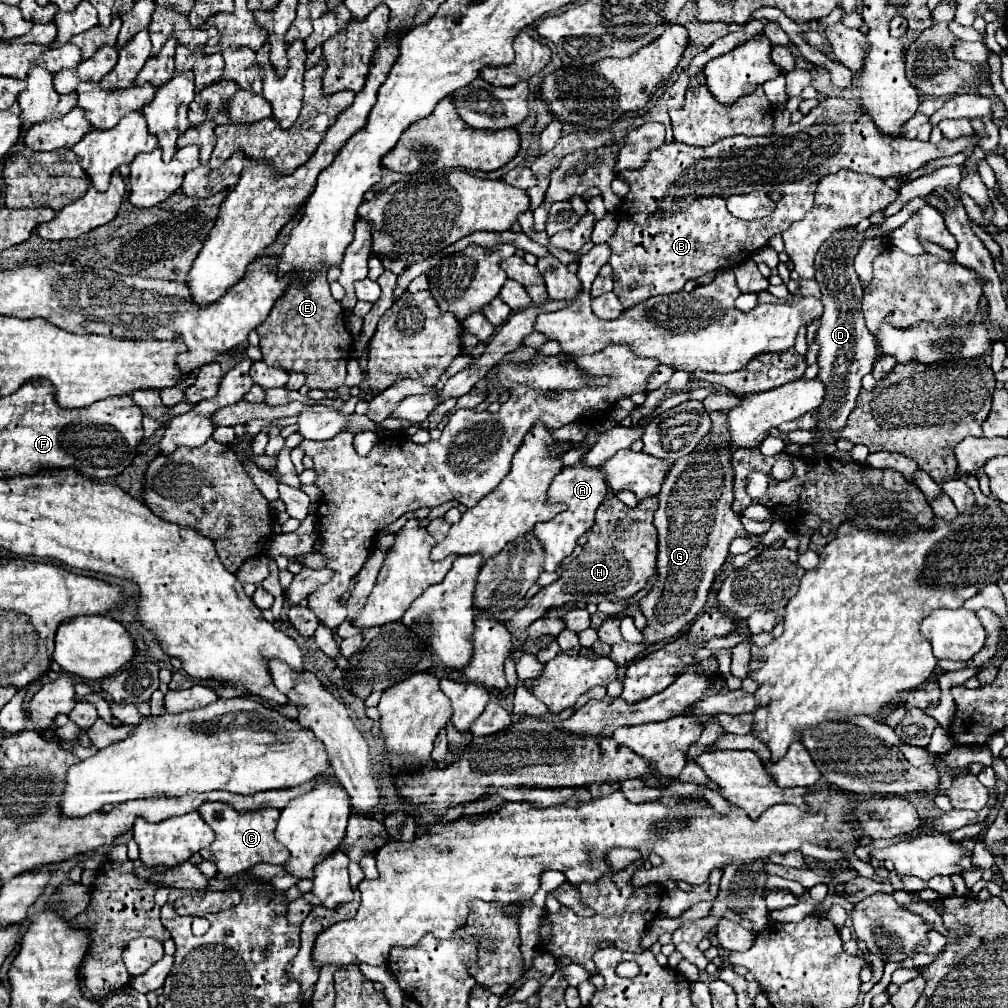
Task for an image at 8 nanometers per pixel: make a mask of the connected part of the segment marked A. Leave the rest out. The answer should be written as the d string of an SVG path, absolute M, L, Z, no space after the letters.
M581 464L563 468L551 482L547 492L547 502L561 502L565 504L565 510L559 512L555 518L541 522L533 528L533 536L541 542L545 558L543 558L543 570L555 572L559 564L573 552L577 538L585 534L585 530L595 520L595 510L601 506L603 498L607 494L607 486L603 486L603 474L599 474L599 468L587 468Z

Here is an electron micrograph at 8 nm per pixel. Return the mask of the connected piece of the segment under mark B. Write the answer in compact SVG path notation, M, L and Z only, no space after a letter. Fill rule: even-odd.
M825 98L801 122L789 124L783 132L767 138L729 136L717 140L707 148L695 148L677 142L663 144L661 148L651 152L647 166L639 170L625 170L623 174L619 174L619 178L631 184L631 190L619 204L617 210L619 228L609 238L611 244L609 264L613 266L613 282L615 282L613 292L619 296L623 308L631 308L639 304L643 298L679 292L687 280L691 278L695 280L701 274L735 268L737 264L747 260L753 252L767 246L775 234L781 234L811 210L815 186L827 174L835 174L843 168L873 174L877 178L911 174L929 160L957 154L959 150L963 150L963 146L967 146L967 142L951 142L943 138L939 144L931 144L883 134L875 126L875 122L867 118L865 112L859 110L857 100L845 100L845 98ZM747 190L769 190L769 192L779 190L783 196L777 200L777 206L771 216L761 220L741 220L731 216L725 202L731 194Z

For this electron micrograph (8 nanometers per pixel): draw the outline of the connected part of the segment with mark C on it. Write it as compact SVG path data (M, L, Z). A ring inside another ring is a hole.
M203 802L199 806L201 818L215 830L215 840L211 842L211 858L223 876L237 876L247 872L259 862L285 864L289 860L289 850L275 838L275 826L279 820L277 808L259 808L253 812L237 812L225 802Z

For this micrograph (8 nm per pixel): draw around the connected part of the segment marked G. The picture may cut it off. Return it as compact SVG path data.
M711 412L711 422L713 428L707 434L707 438L703 438L703 442L699 442L699 446L691 454L679 458L673 464L659 492L659 508L655 512L655 528L659 534L659 552L657 552L659 580L653 584L651 592L639 600L641 612L647 618L647 626L643 630L645 642L661 642L665 638L671 638L679 634L683 628L691 626L691 622L695 622L713 588L717 570L727 560L729 544L735 538L747 538L759 542L759 536L745 532L739 514L731 510L731 502L733 502L731 450L723 450L723 442L727 442L727 418L723 418L723 412Z

